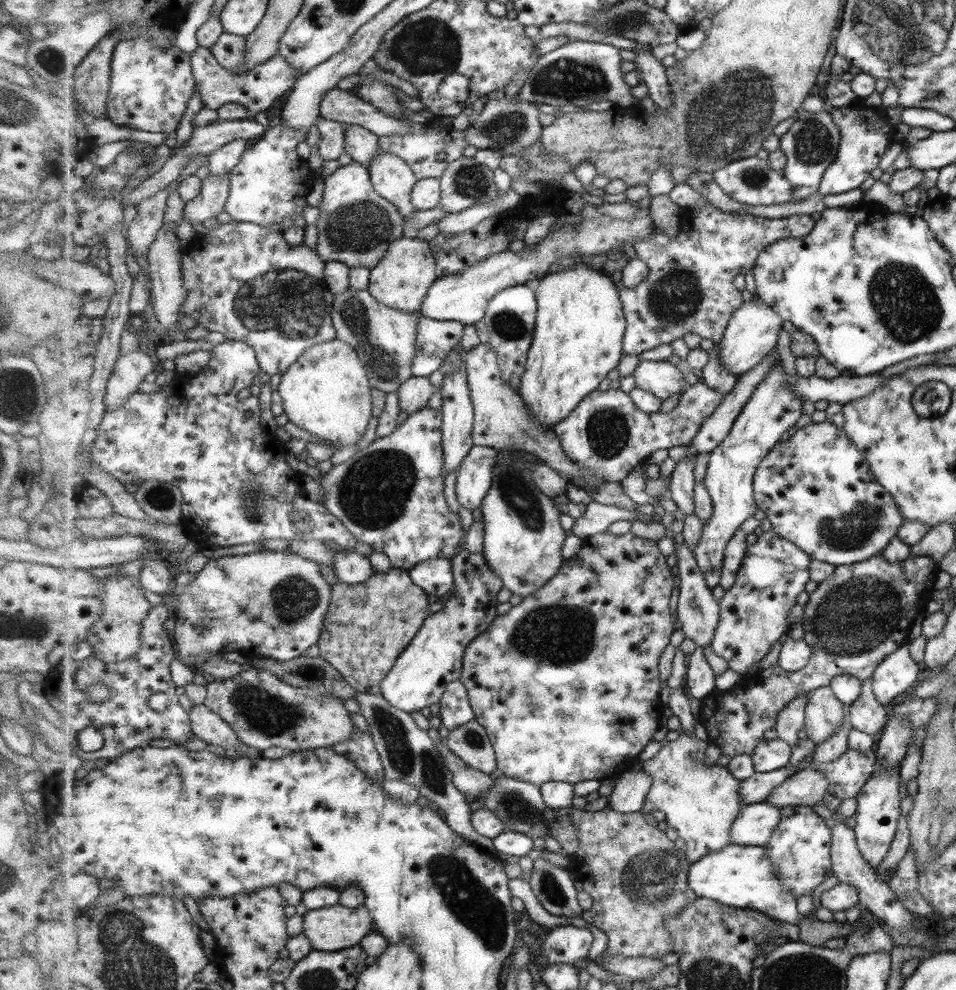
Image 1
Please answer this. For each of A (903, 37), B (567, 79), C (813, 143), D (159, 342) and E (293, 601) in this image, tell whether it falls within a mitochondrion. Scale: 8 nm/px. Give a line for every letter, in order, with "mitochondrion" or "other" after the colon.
A: mitochondrion
B: mitochondrion
C: mitochondrion
D: other
E: mitochondrion

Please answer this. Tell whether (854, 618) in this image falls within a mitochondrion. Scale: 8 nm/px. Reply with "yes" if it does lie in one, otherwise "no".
yes

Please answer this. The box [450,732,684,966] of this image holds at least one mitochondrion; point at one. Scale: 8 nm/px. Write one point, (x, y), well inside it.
(518, 808)

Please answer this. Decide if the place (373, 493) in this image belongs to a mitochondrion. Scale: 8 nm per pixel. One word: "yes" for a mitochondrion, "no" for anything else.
yes

